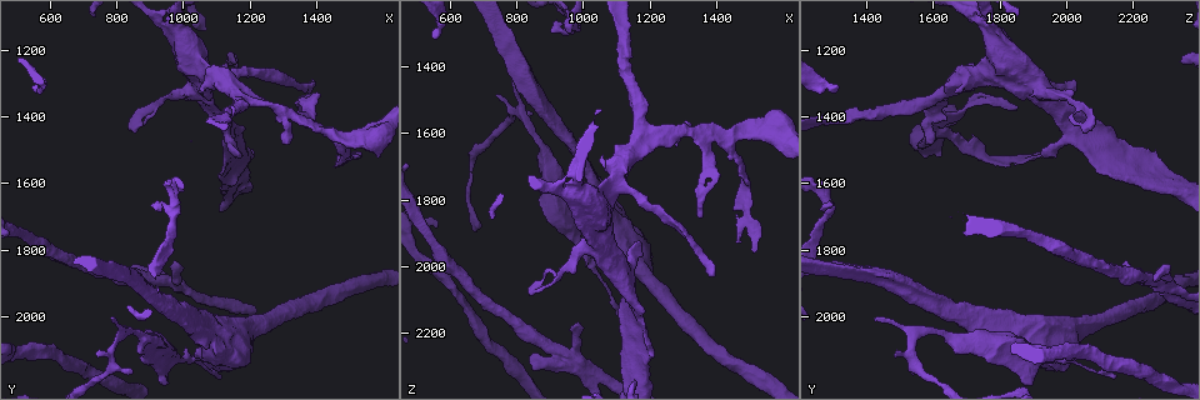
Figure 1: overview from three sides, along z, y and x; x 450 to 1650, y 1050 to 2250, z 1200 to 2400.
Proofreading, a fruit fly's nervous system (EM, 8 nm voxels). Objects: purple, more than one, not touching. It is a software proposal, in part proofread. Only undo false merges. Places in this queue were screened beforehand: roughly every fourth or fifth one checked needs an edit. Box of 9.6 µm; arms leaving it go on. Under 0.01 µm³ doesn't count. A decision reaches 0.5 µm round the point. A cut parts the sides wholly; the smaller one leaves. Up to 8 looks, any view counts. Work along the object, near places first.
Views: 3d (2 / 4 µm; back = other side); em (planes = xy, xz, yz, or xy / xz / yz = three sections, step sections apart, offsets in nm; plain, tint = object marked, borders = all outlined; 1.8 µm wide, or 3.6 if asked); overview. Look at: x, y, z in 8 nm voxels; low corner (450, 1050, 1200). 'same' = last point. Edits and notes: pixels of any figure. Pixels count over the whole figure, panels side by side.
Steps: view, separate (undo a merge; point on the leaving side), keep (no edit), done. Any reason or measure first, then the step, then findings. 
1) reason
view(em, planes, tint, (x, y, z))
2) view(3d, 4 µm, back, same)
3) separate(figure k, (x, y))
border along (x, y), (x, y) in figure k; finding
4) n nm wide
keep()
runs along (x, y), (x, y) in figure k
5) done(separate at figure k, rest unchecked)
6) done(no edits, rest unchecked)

arms part here
view(em, yz, step 16, tint, (1050, 1340, 1920))

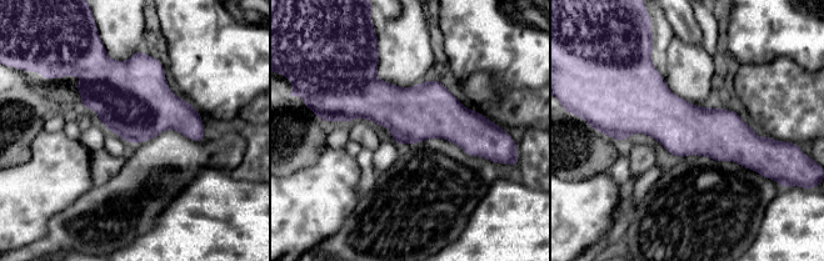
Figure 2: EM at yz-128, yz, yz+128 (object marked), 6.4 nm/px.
keep()
runs along (336, 118), (403, 109), (485, 125) in figure 2; all the same cell

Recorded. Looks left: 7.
three arms meet
view(em, 3.6 µm, planes, plain, (1430, 1440, 1630))

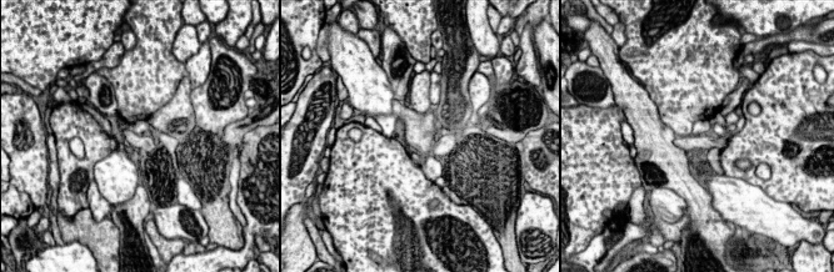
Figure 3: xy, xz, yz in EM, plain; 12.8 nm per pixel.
where the object lies
view(em, 3.6 µm, planes, tint, same)

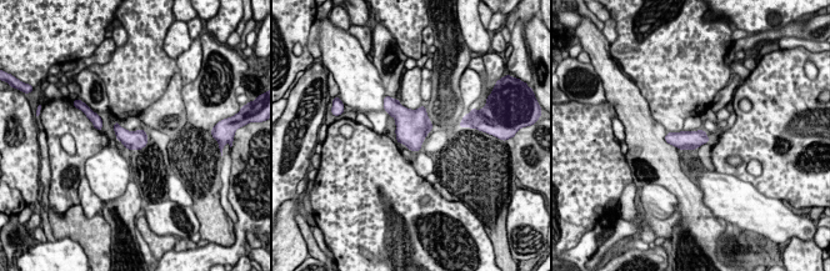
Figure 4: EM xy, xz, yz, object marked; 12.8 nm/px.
keep()
one cell here

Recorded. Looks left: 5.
arms part here
view(3d, 4 µm, (1010, 1920, 2300))

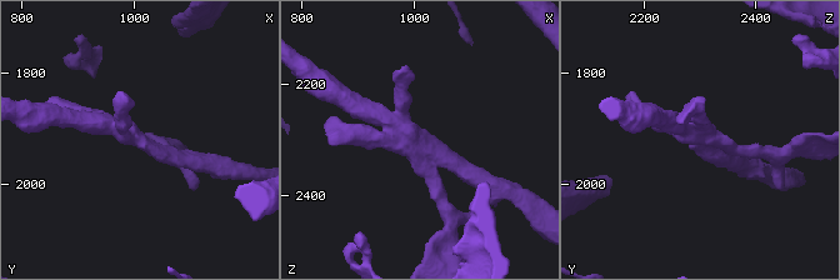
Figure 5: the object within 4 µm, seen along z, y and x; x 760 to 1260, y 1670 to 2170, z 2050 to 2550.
3 arms; arms of 190, 240, 280 nm
view(em, planes, tint, (1005, 1920, 2305))

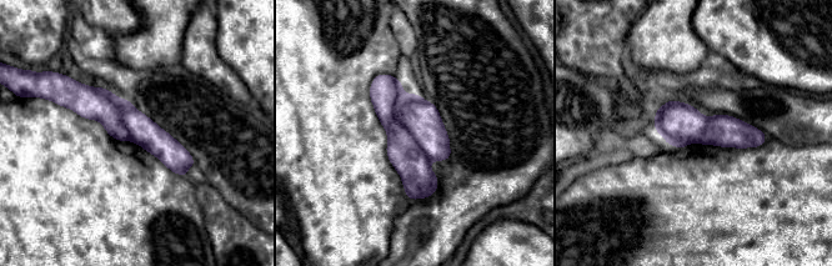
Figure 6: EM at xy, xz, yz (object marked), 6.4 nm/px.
separate(figure 6, (410, 161))
border along (402, 93), (394, 116), (431, 160) in figure 6; a second cell is stuck on

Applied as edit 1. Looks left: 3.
done(separate at figure 6, rest unchecked)

